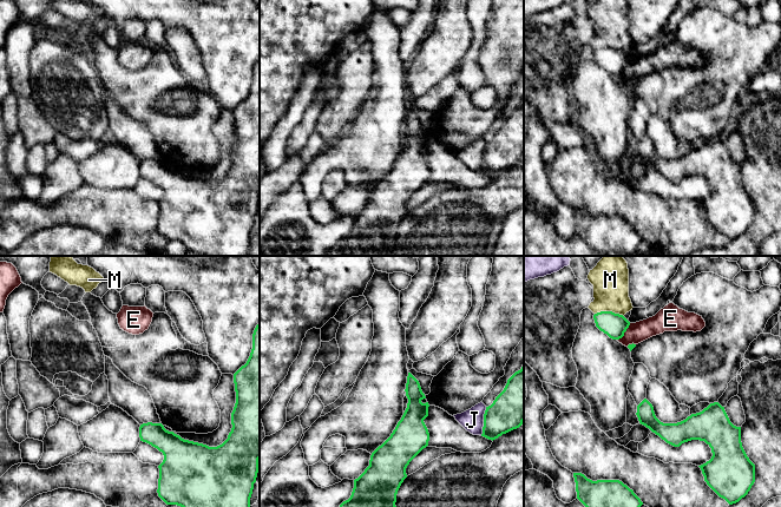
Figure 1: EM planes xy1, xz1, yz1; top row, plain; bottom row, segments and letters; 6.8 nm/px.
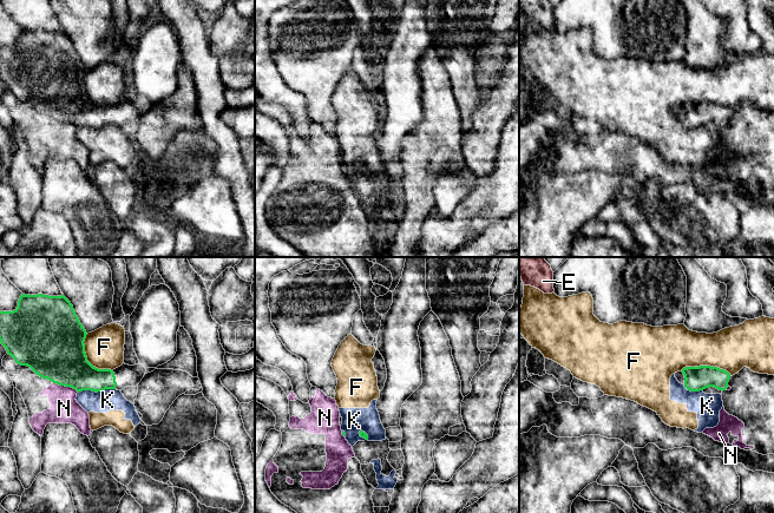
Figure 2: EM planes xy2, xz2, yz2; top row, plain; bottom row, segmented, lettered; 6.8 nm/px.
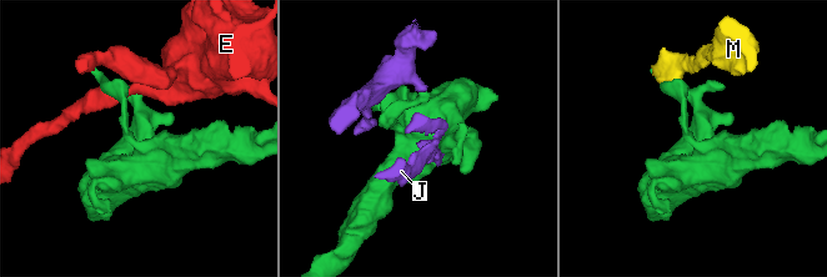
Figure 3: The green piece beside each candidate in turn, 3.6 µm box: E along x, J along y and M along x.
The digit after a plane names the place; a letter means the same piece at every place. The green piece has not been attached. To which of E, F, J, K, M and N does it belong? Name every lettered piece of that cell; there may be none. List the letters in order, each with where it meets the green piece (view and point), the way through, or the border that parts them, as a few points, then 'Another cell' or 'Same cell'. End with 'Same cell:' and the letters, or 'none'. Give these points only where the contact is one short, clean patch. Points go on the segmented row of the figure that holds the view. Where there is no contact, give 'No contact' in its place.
E: Touches green at yz1 (624, 331). Another cell
F: Touches green at xy2 (86, 360). Another cell
J: Touches green at xz1 (484, 421). Another cell
K: Touches green at xy2 (96, 392). Boundary: xy2 (115, 388), (105, 388), (97, 392), (80, 390), (78, 393). Another cell
M: Touches green at yz1 (609, 311). Another cell
N: Touches green at xy2 (66, 386). Boundary: xy2 (53, 382), (60, 386), (70, 386), (78, 392). Another cell
Same cell: none

